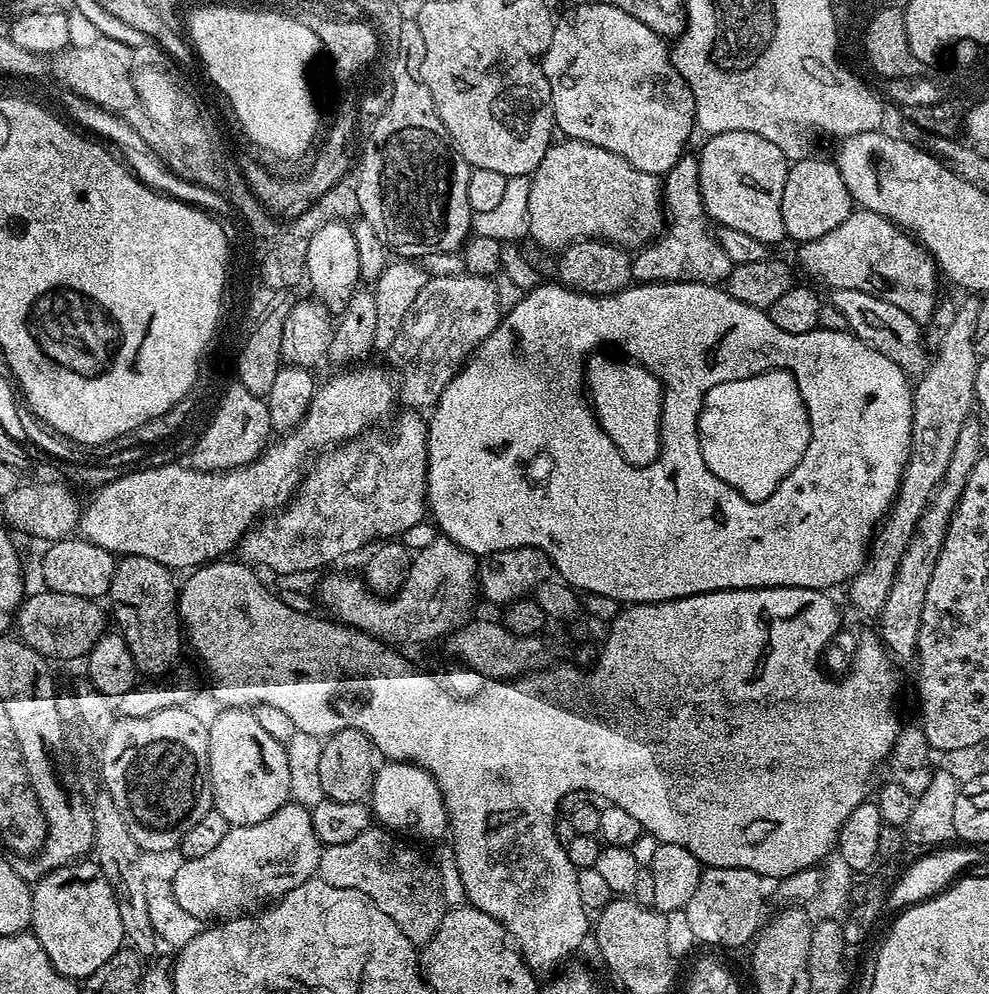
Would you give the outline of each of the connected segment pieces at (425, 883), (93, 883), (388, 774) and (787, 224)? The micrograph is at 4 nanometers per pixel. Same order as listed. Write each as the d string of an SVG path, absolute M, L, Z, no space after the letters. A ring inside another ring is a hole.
M369 826L362 834L358 834L358 838L354 838L354 842L327 845L320 853L318 876L330 886L353 888L366 894L376 903L378 910L382 910L382 914L386 914L386 918L390 918L390 922L394 922L394 926L398 926L398 930L410 938L412 944L423 946L430 938L434 938L446 911L440 889L440 873L433 861L431 864L422 853L415 852L410 845L400 840L403 839L383 827Z
M76 862L71 866L55 868L46 876L35 881L32 888L32 922L31 931L42 942L42 950L50 962L62 975L69 978L87 978L102 966L113 954L119 952L124 941L122 919L119 917L118 902L112 892L111 884L100 872L97 863Z
M384 762L381 765L375 769L370 793L370 808L375 819L393 833L409 832L420 840L436 840L443 832L445 835L449 831L448 811L432 776L417 764Z
M797 159L789 167L788 177L786 178L786 190L782 190L782 222L784 223L784 230L789 237L793 236L796 242L817 240L822 238L822 234L830 234L830 230L834 230L834 226L842 226L842 222L846 222L848 215L854 210L852 196L848 192L846 182L836 168L835 163L831 159L808 159Z

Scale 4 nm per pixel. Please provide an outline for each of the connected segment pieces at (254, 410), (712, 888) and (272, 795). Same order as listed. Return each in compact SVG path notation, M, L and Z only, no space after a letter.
M232 388L219 397L215 423L208 429L207 436L200 441L196 456L190 461L191 467L203 472L227 472L230 468L247 468L260 457L273 432L267 399L250 394L250 390Z
M705 867L700 873L698 890L694 890L694 898L690 898L686 909L697 941L716 948L740 948L748 939L749 943L765 919L764 884L754 870Z
M247 708L220 710L208 724L208 786L212 793L212 806L222 814L231 827L254 826L254 822L264 822L284 804L289 803L290 767L285 745L279 744L262 726L258 726L255 711Z

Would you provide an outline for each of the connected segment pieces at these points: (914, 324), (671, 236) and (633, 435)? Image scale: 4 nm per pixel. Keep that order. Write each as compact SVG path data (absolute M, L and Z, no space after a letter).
M834 288L829 291L828 302L842 312L848 324L847 329L859 337L864 343L886 354L891 361L904 372L914 376L921 375L930 362L930 352L922 346L922 328L919 321L910 317L904 310L899 309L892 302L878 298L862 290L842 290Z
M685 154L663 177L662 195L670 219L651 244L645 244L632 256L632 279L638 284L711 284L720 286L733 270L733 262L708 229L710 217L704 210L698 182L699 159Z
M593 354L586 361L586 392L590 397L592 411L596 413L596 421L602 426L610 442L618 446L626 462L637 466L648 464L660 452L660 415L664 401L660 379L649 368L642 367L631 358L600 355L604 354Z

